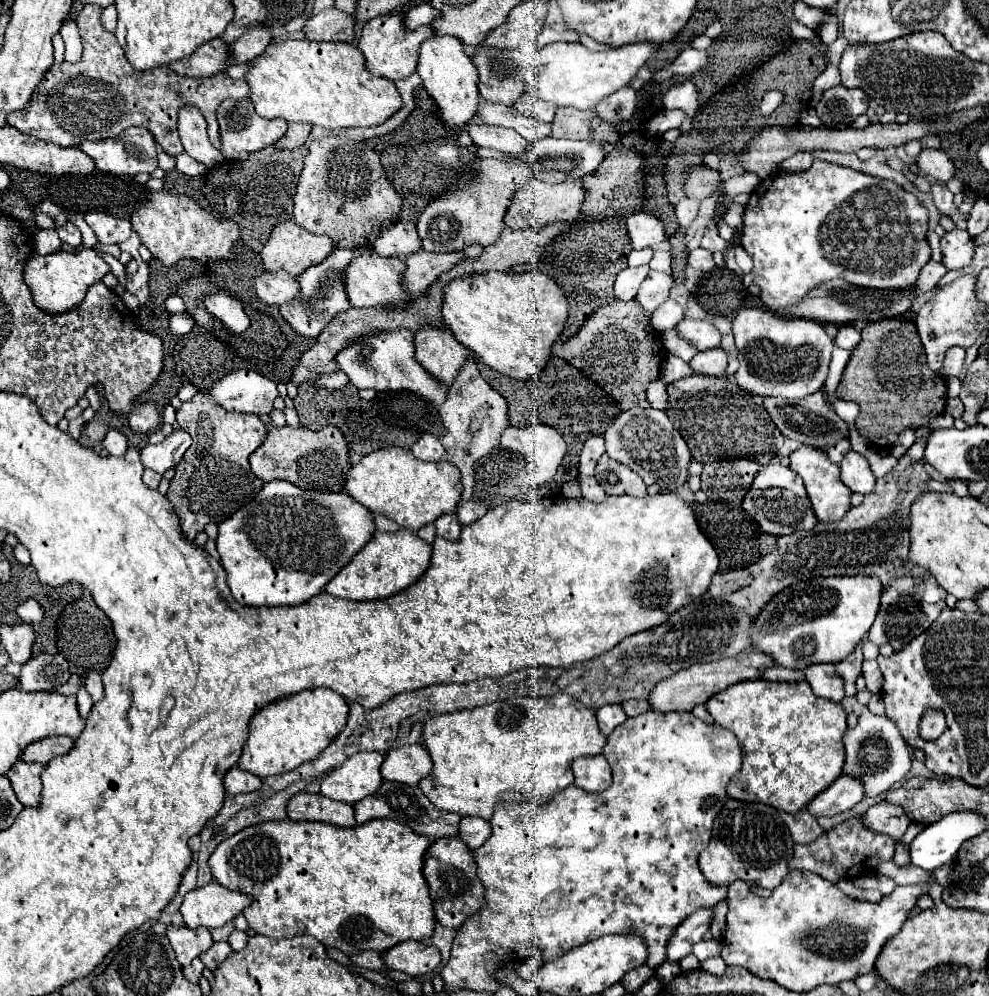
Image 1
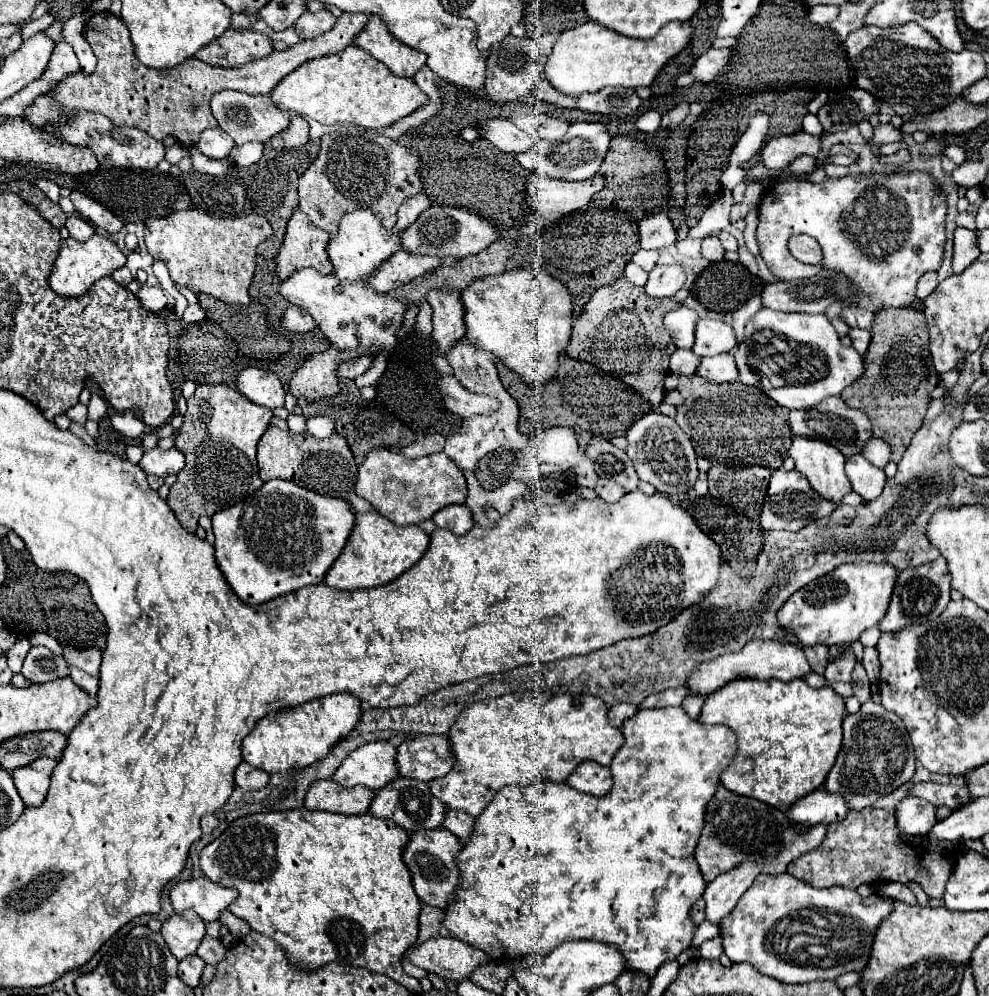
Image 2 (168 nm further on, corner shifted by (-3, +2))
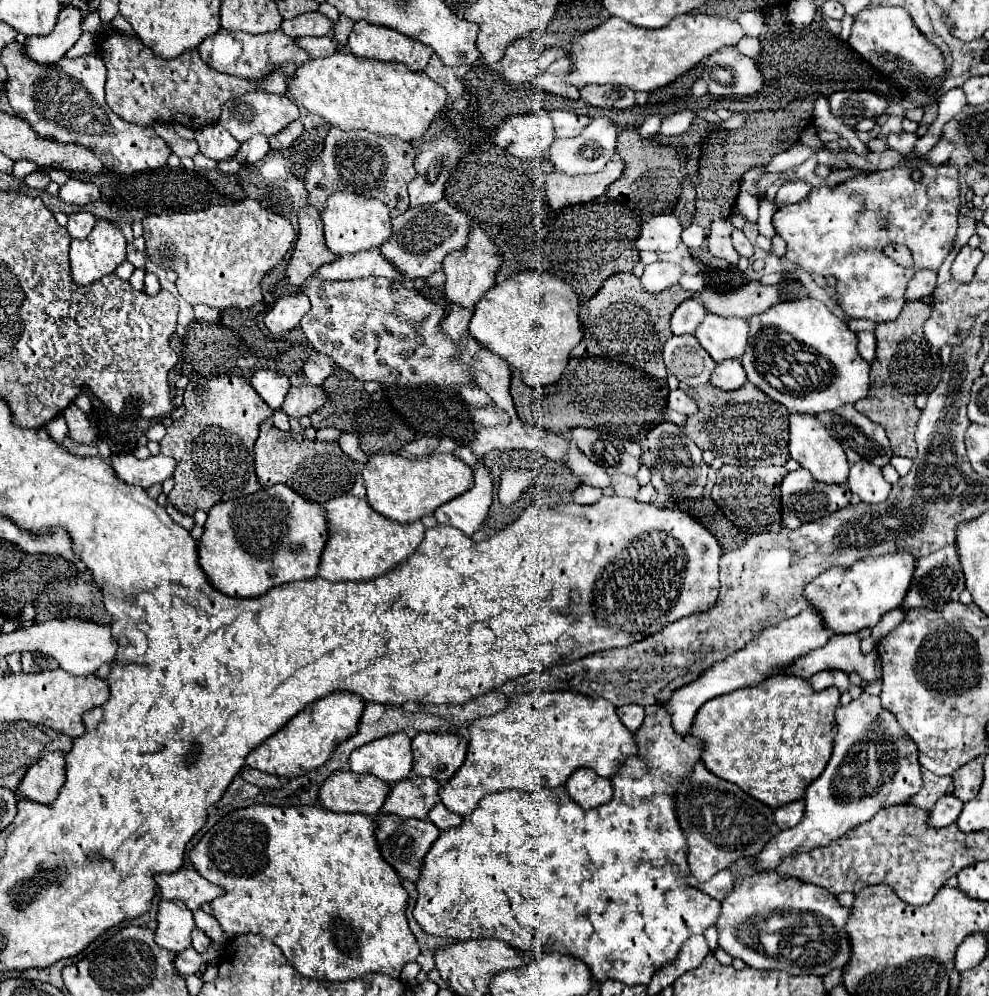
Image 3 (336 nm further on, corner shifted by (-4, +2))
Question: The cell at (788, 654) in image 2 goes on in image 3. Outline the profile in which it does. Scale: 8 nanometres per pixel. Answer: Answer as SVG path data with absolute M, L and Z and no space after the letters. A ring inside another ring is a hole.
M834 634L824 648L812 650L808 656L796 660L786 674L800 678L810 678L820 670L842 670L846 674L856 672L864 682L874 682L882 678L882 664L878 652L872 650L864 654L860 650L858 634Z

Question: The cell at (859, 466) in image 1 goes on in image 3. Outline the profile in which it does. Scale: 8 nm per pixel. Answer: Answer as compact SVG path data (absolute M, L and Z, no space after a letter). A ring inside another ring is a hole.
M856 462L850 468L848 484L854 494L868 504L880 504L890 494L890 484L884 480L878 466L870 466L870 462Z

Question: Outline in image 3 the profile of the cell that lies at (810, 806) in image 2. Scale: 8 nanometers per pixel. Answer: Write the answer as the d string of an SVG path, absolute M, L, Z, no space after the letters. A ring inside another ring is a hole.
M794 800L788 806L780 806L774 810L774 822L778 824L780 830L786 830L786 828L796 826L800 822L802 814L804 814L804 802Z

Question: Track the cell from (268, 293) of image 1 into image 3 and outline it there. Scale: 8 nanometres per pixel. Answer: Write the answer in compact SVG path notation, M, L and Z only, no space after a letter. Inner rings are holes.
M314 276L308 278L304 282L304 292L312 302L312 308L308 312L308 318L302 318L300 326L306 334L306 338L310 340L310 344L314 346L316 352L326 354L330 360L334 360L334 364L342 370L346 370L350 376L354 376L360 382L380 382L380 384L432 384L436 388L460 388L466 384L474 382L474 372L470 370L470 366L466 366L464 362L460 362L460 352L456 350L456 342L452 342L444 330L442 330L442 320L444 320L444 306L426 298L424 294L420 294L416 288L404 288L400 280L388 280L388 278L360 278L360 280L338 280L338 282L318 282Z

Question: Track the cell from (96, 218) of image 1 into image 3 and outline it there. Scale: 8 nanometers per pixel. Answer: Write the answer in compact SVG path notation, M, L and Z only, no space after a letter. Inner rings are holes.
M68 180L66 184L60 186L58 190L58 198L66 204L76 204L76 206L84 206L88 202L94 202L100 198L100 190L96 184L86 184L80 180Z

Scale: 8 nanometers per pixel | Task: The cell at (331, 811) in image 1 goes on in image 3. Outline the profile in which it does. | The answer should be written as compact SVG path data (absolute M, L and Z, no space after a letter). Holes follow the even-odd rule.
M340 770L324 780L318 800L332 812L360 812L366 816L376 816L388 792L388 782L382 782L370 774Z

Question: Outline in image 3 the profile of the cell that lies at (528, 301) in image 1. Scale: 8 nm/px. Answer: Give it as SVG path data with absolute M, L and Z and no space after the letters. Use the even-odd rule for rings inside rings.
M520 272L490 290L474 308L470 334L522 372L530 386L552 386L566 370L572 348L582 340L580 302L570 284L550 272Z

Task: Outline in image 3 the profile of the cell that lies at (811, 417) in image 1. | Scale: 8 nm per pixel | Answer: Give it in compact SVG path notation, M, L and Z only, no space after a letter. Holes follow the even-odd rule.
M844 404L840 406L838 410L834 412L824 412L824 414L818 414L818 418L822 422L826 422L826 428L828 432L844 446L844 452L848 456L848 462L854 464L858 460L864 460L864 462L872 462L874 466L880 466L884 468L890 458L894 456L892 454L892 448L890 448L890 442L886 438L886 432L880 424L874 424L872 420L868 420L864 414L860 414L852 404ZM848 446L848 448L846 448Z

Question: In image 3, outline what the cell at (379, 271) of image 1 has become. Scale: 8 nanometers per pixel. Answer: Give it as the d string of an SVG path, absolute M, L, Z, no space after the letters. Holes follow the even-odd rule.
M346 190L330 194L330 198L326 200L326 208L322 210L320 216L324 222L326 246L338 256L378 248L382 242L386 242L386 238L390 238L392 232L386 204L378 202L376 198L366 198L362 194L354 194Z

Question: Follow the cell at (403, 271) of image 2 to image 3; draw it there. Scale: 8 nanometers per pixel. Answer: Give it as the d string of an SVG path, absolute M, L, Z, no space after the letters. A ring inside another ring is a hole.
M366 250L358 254L348 254L348 258L338 258L326 266L320 266L314 276L322 282L354 280L364 276L384 276L390 280L402 280L402 274L386 258L382 258L378 250Z

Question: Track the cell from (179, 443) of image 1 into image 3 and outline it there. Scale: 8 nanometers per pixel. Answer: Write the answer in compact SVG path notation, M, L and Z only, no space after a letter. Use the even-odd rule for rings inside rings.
M118 454L112 456L112 468L122 482L146 490L148 486L160 484L174 474L174 460L162 454L146 460L138 460L132 454Z

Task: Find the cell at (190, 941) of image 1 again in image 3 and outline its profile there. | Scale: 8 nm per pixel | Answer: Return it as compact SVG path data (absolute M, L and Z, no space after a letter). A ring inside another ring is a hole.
M160 900L156 920L158 928L154 932L154 940L158 946L176 954L190 946L190 932L194 930L194 918L184 902Z

